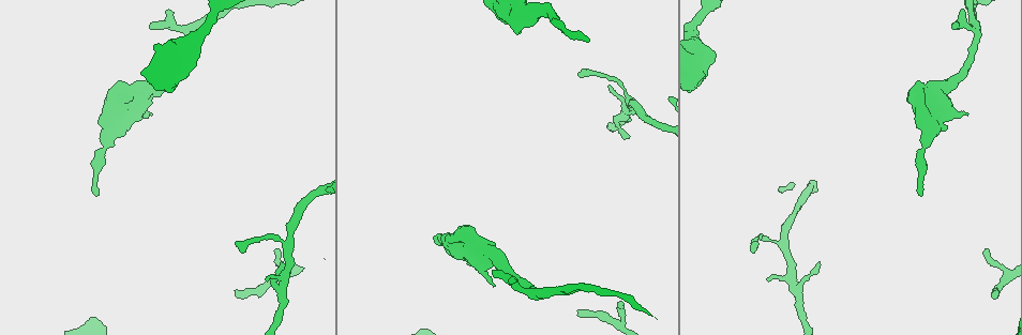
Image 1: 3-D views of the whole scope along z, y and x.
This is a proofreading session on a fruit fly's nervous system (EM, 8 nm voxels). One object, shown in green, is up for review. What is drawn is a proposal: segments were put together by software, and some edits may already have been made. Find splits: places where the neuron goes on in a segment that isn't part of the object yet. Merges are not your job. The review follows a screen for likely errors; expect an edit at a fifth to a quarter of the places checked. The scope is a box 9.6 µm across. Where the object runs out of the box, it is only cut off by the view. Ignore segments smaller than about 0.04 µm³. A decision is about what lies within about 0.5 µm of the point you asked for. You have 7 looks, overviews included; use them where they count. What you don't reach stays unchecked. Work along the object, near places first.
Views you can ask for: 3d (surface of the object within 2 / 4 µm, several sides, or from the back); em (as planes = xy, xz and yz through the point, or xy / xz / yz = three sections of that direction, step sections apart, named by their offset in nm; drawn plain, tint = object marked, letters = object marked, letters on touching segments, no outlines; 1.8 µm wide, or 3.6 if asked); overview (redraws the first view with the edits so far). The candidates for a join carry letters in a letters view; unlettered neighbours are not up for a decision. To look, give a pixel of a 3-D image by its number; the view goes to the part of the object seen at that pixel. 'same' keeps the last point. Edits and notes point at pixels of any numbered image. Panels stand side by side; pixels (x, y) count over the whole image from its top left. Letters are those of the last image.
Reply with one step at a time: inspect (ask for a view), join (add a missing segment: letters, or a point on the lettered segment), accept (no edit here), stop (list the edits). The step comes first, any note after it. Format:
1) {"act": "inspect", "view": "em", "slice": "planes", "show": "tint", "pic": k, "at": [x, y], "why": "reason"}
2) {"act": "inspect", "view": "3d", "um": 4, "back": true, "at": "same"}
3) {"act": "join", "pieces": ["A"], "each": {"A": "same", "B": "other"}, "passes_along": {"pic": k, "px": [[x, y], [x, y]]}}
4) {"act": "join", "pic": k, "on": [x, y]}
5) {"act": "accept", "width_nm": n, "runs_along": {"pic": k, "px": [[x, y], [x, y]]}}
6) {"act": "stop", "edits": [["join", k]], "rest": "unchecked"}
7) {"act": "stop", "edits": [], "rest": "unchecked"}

{"act": "inspect", "view": "3d", "um": 4, "pic": 1, "at": [96, 194], "why": "tapers out"}

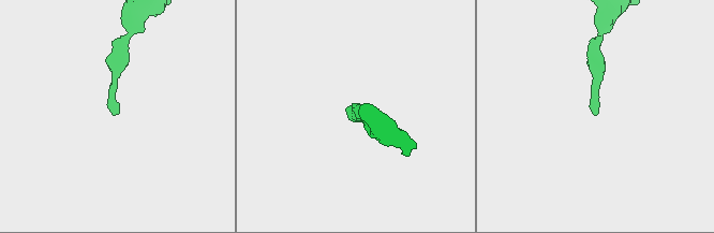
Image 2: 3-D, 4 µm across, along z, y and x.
{"act": "inspect", "view": "em", "slice": "planes", "show": "letters", "pic": 2, "at": [112, 113]}

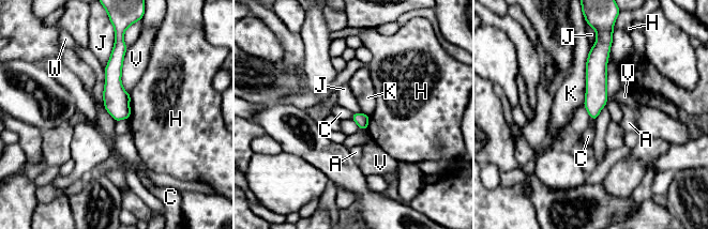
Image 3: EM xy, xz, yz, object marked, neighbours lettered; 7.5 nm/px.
{"act": "accept", "width_nm": 100, "each": {"A": "other", "C": "other", "H": "other", "J": "other", "K": "other", "V": "other", "W": "other"}, "border": {"pic": 3, "px": [[103, 105], [115, 121]]}, "found": "no lettered segment goes on from it"}

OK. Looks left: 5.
{"act": "inspect", "view": "em", "slice": "xy", "step": 8, "show": "letters", "pic": 1, "at": [150, 114], "why": "branch stops here"}

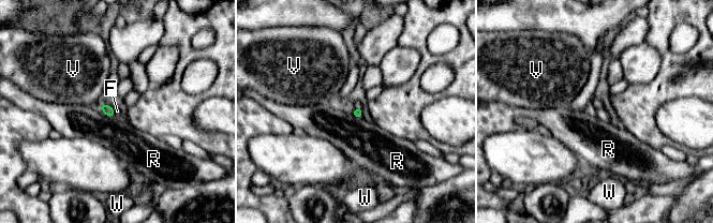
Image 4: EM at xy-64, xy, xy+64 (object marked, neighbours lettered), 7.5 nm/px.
{"act": "inspect", "view": "em", "slice": "planes", "show": "letters", "at": "same"}

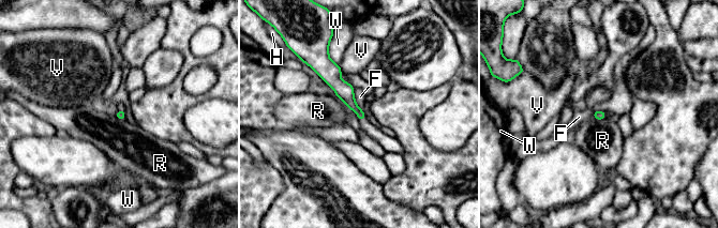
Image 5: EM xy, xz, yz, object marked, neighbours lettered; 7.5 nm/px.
{"act": "accept", "longest_contact_nm": ["F", 180], "each": {"F": "other", "H": "other", "R": "other", "V": "other", "W": "other"}, "border": {"pic": 5, "px": [[335, 94], [348, 108]]}, "found": "none of them fits"}

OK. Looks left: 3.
{"act": "inspect", "view": "em", "slice": "yz", "step": 8, "show": "tint", "pic": 1, "at": [493, 272], "why": "branch stops here"}

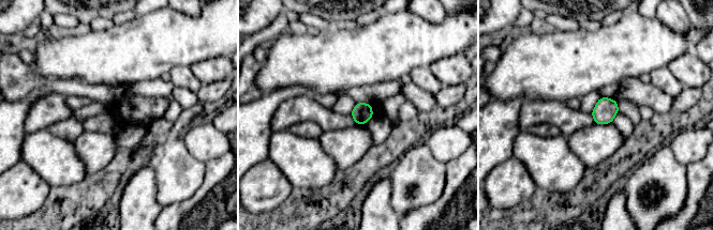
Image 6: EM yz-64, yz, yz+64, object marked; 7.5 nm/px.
{"act": "inspect", "view": "em", "slice": "xz", "step": 4, "show": "letters", "at": "same"}

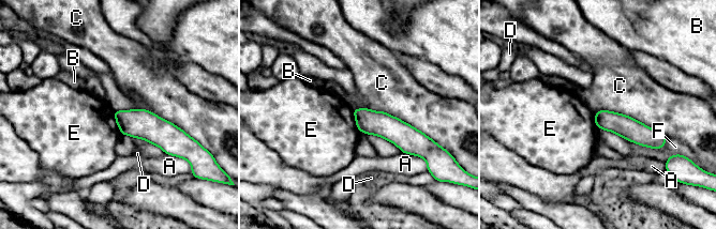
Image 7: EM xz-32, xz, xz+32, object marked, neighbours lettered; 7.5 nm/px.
{"act": "accept", "width_nm": 160, "each": {"A": "other", "B": "other", "C": "other", "D": "other", "E": "other", "F": "other"}, "runs_along": {"pic": 7, "px": [[356, 111], [406, 138], [419, 138]]}, "found": "none of them fits"}

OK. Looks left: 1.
{"act": "stop", "edits": [], "rest": "unchecked"}

